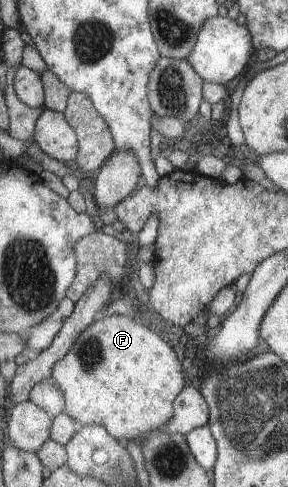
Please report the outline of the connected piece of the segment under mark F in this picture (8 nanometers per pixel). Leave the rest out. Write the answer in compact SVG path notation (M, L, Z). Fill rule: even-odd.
M124 315L96 318L51 368L49 377L63 393L63 412L82 425L102 425L116 439L135 439L157 430L173 415L173 398L184 389L181 363L173 349L141 320Z

